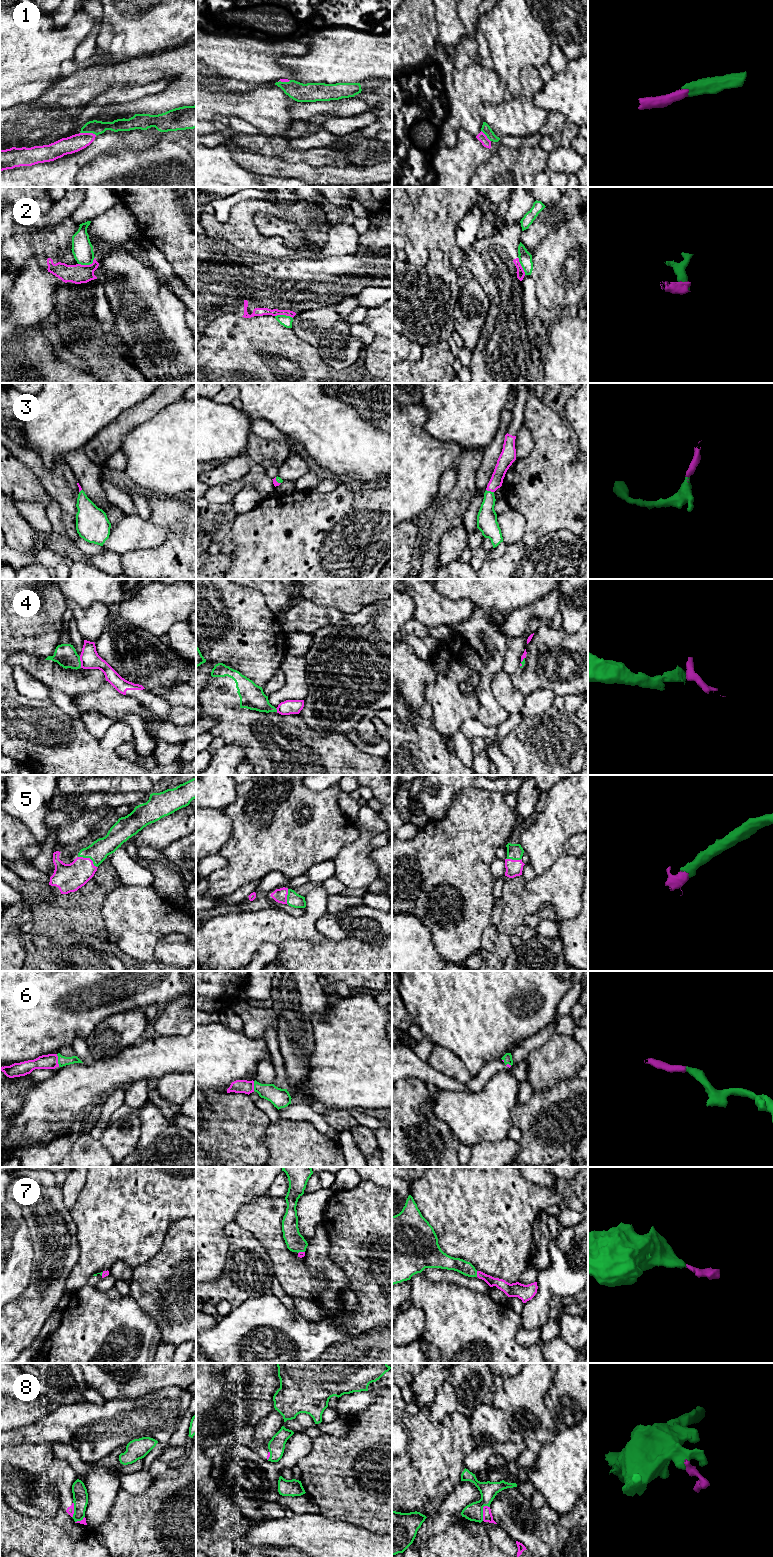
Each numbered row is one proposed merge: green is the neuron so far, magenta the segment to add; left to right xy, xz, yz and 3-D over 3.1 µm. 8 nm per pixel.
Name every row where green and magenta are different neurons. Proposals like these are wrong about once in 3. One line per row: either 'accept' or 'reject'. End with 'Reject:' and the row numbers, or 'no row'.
1: accept
2: reject
3: accept
4: reject
5: accept
6: accept
7: accept
8: reject
Reject: 2, 4, 8

